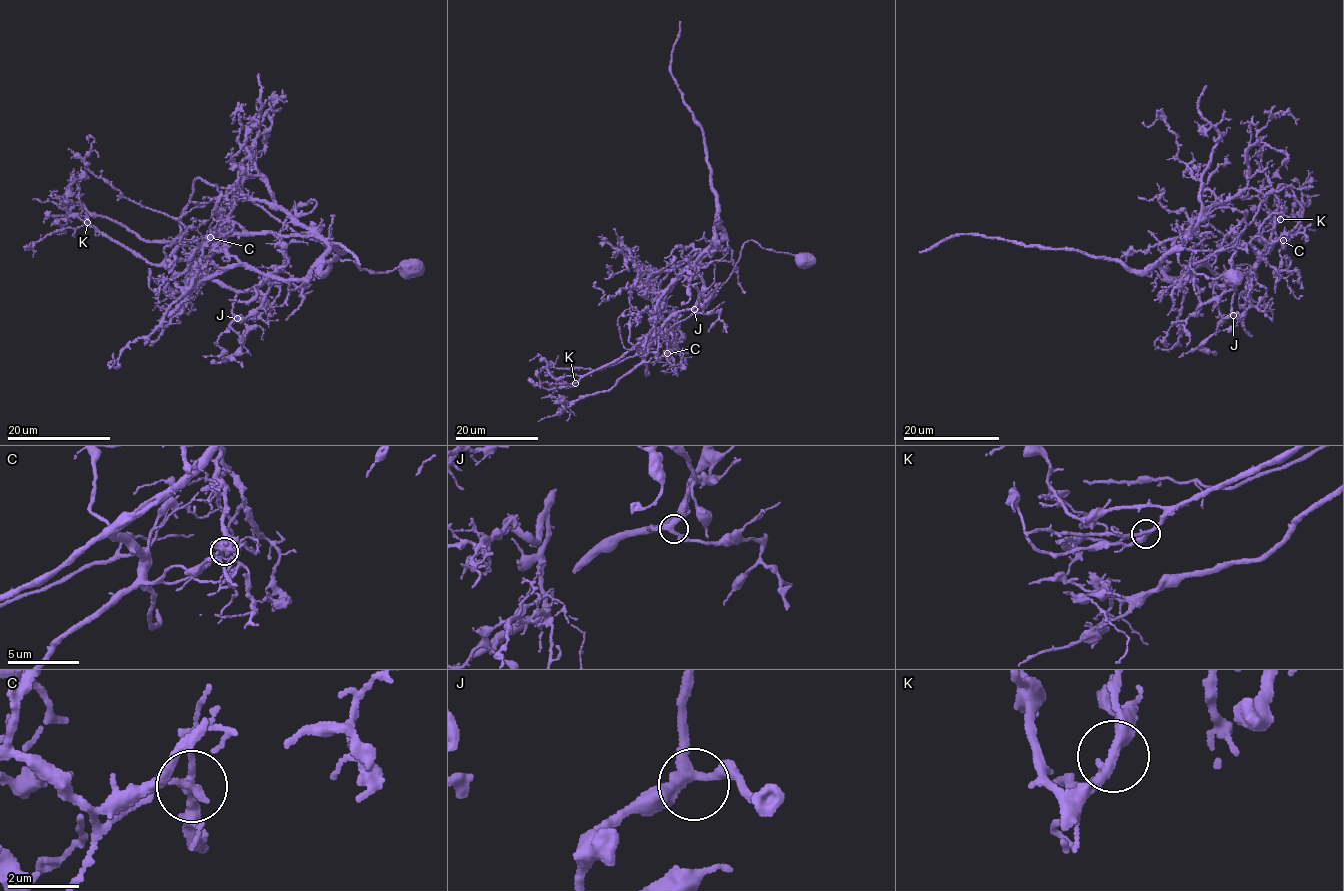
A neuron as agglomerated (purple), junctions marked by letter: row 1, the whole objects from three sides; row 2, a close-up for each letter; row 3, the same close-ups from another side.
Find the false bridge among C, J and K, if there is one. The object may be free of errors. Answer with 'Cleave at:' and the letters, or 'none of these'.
Cleave at: C

